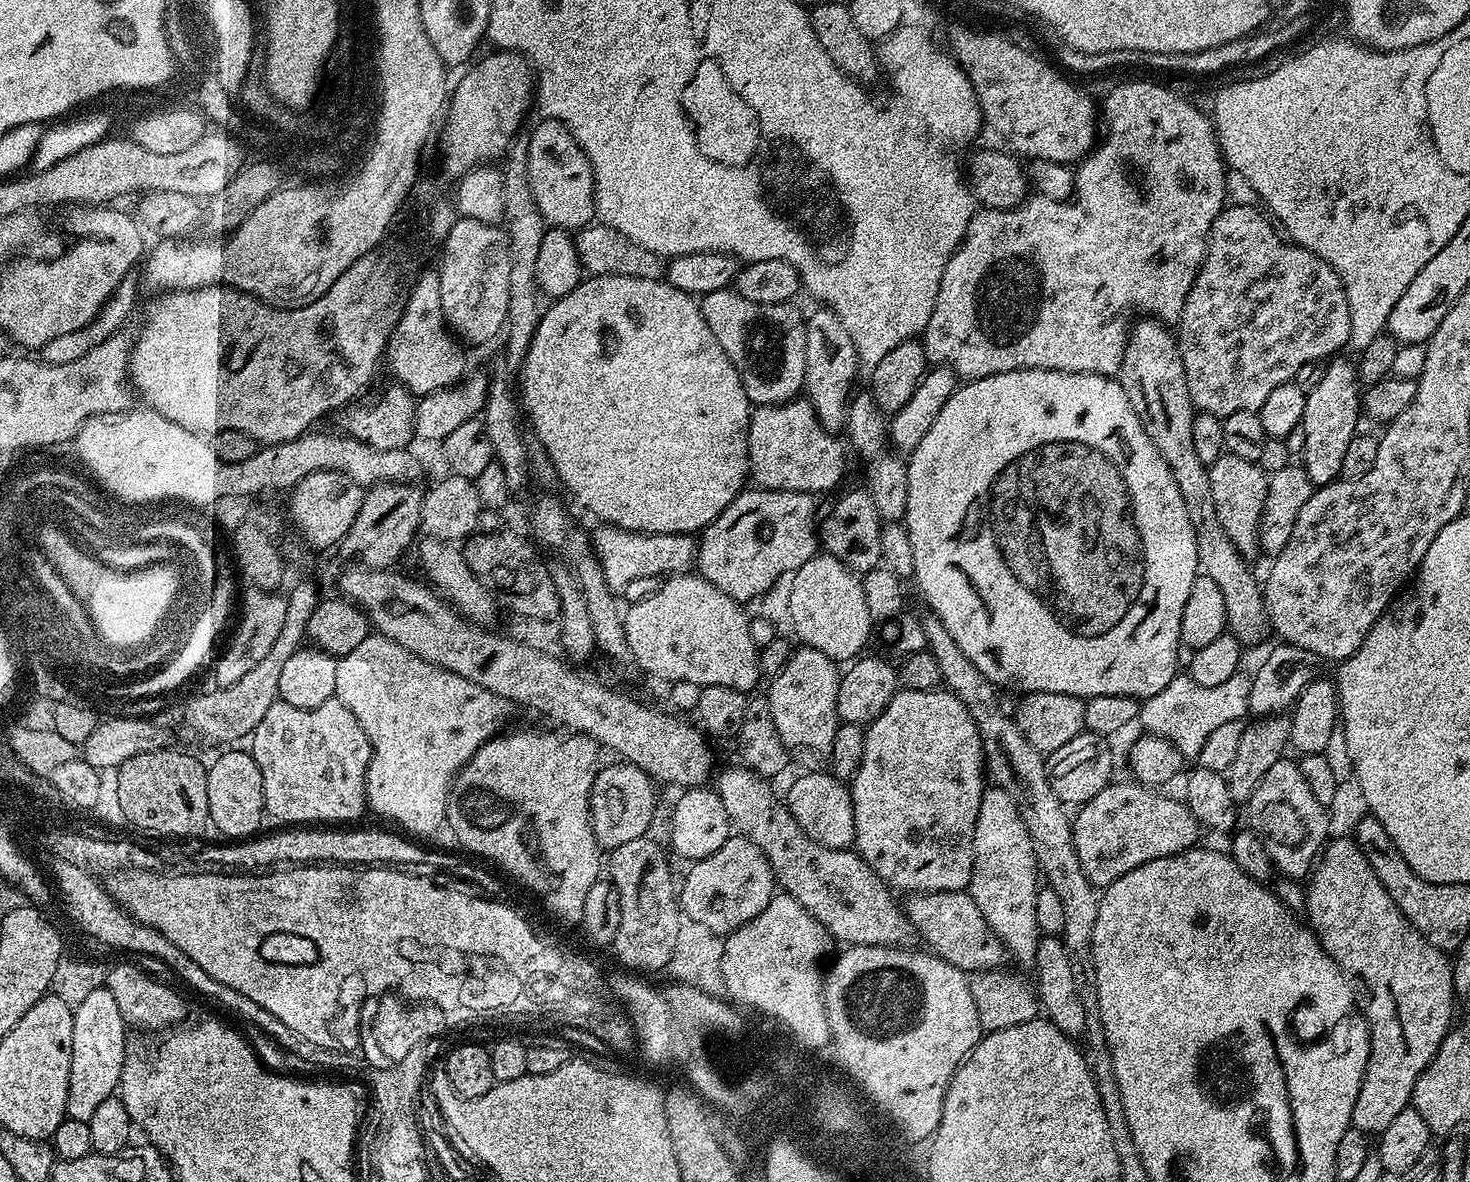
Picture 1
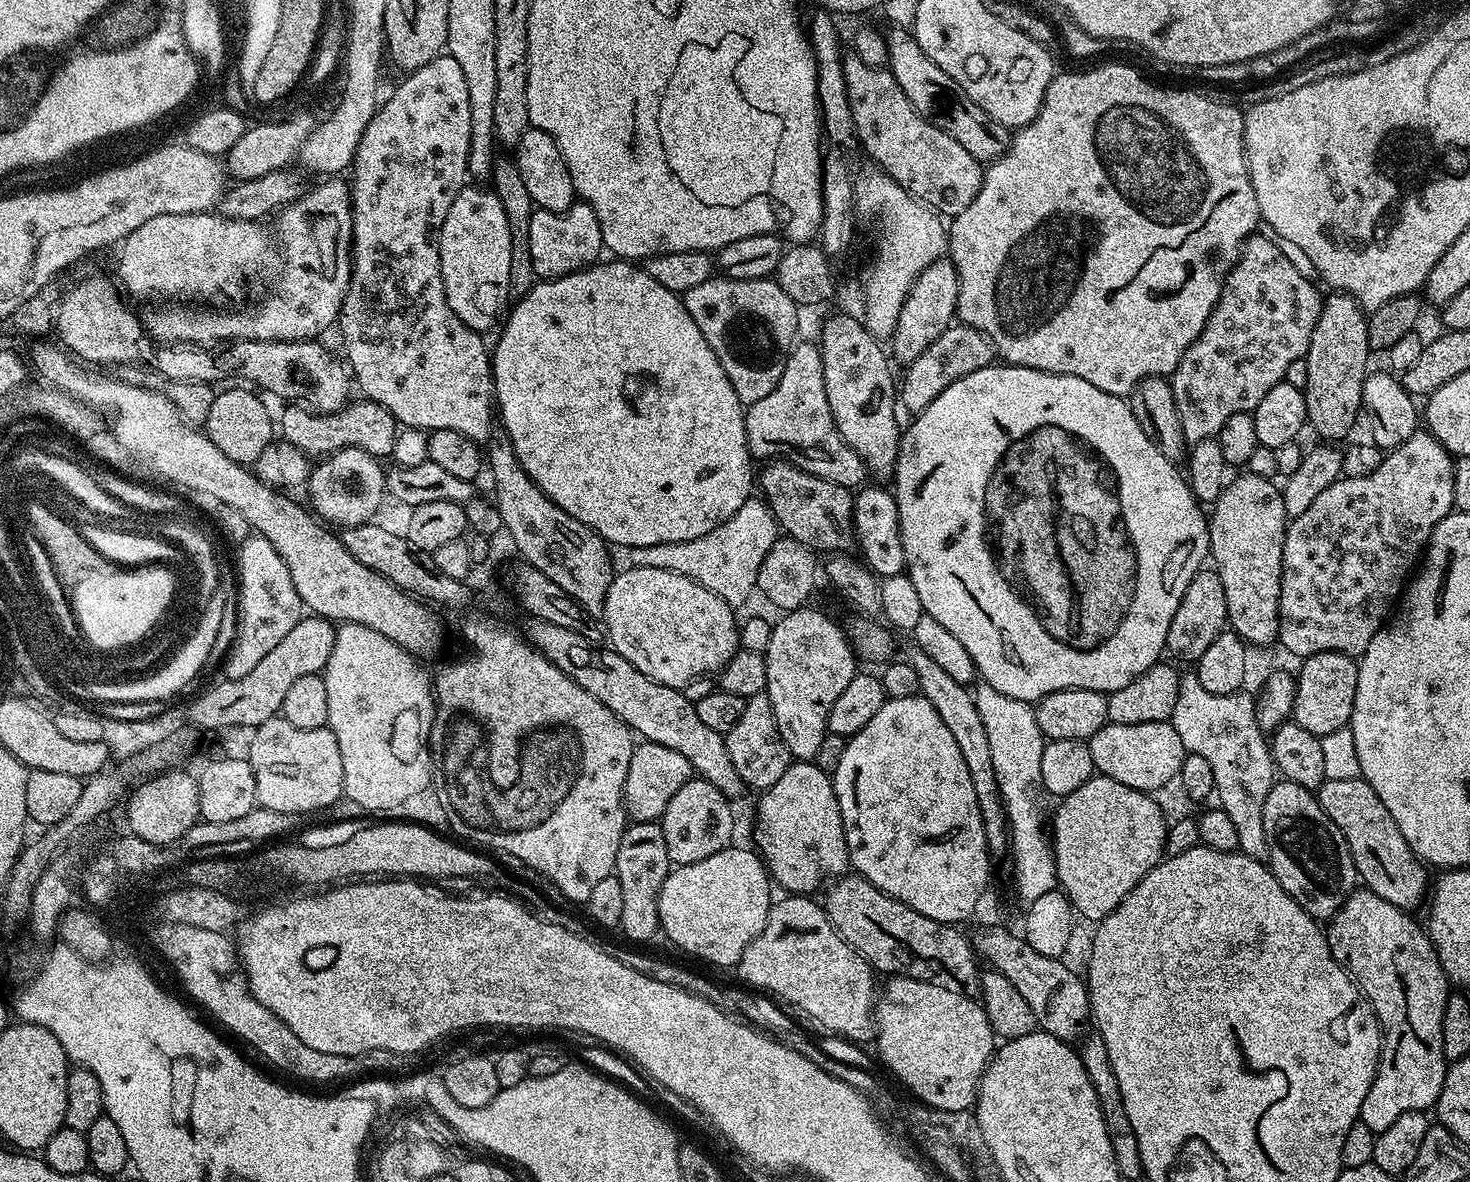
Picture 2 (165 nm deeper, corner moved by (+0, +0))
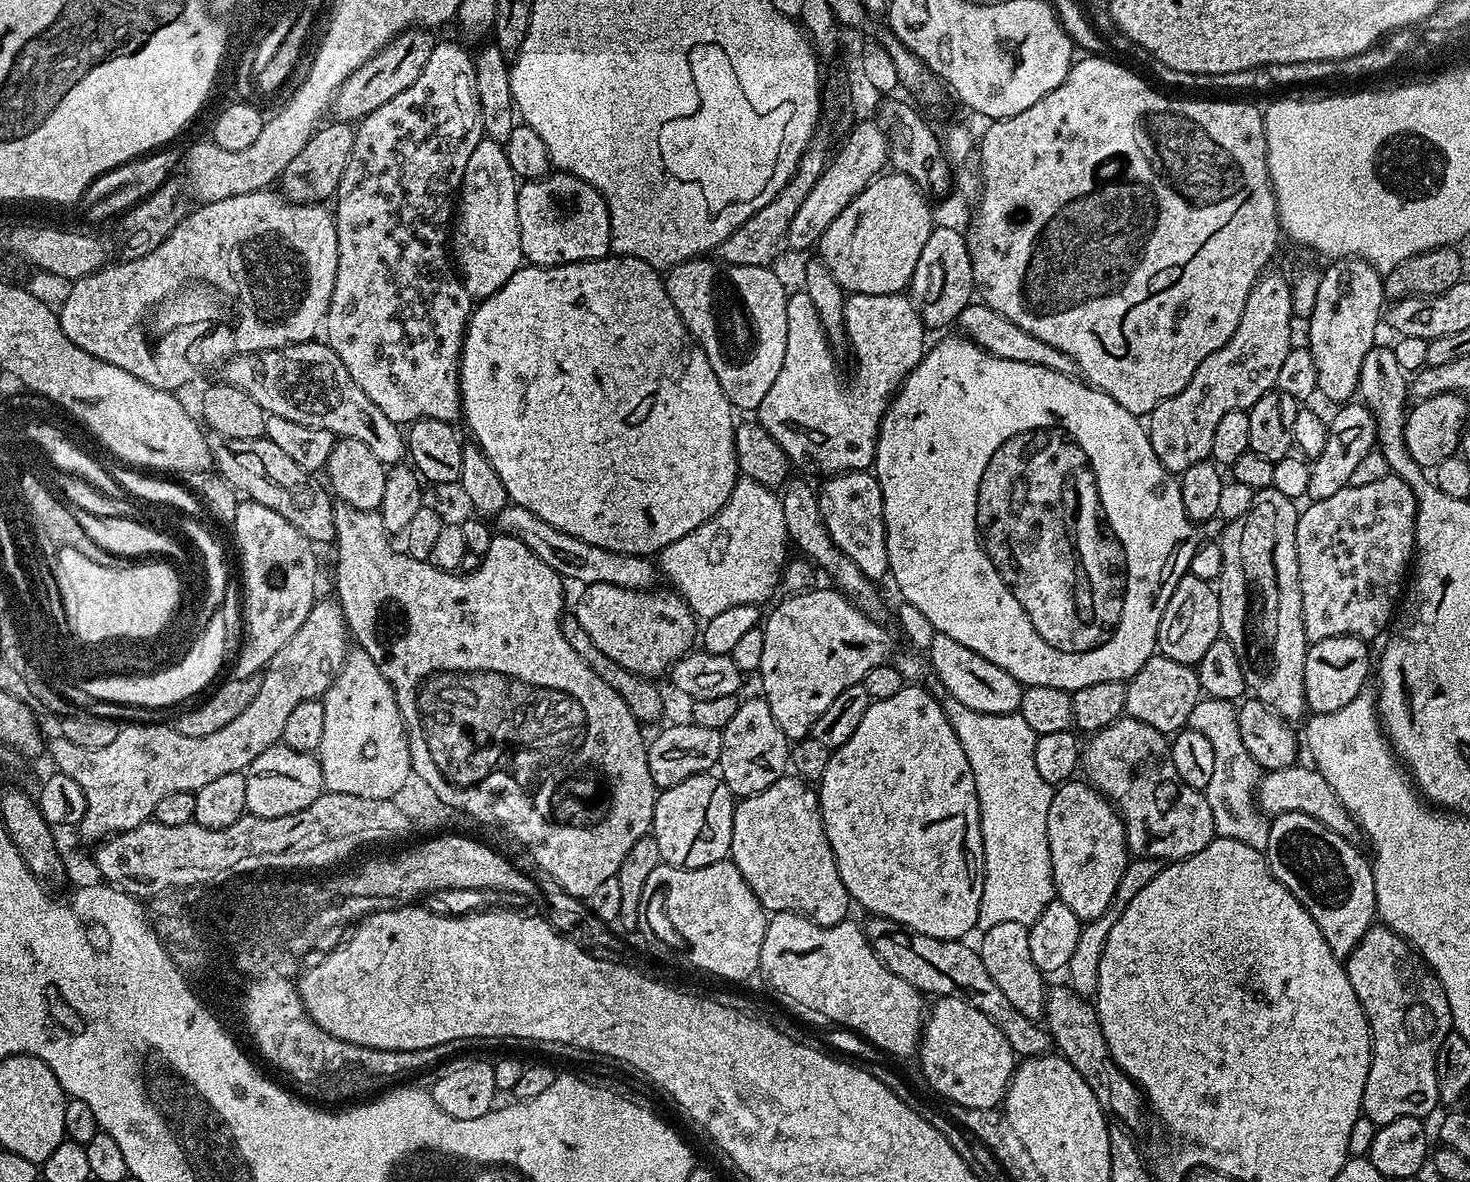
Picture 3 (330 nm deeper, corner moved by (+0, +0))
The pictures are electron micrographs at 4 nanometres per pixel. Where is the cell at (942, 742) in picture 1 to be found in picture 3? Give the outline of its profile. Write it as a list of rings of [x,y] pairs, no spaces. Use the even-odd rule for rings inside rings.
[[[905,686],[890,698],[871,701],[862,722],[858,722],[858,730],[854,730],[848,741],[829,755],[826,774],[822,774],[818,782],[818,795],[826,838],[830,842],[830,850],[834,850],[838,866],[838,878],[842,878],[842,886],[846,886],[848,899],[853,905],[861,904],[872,916],[890,918],[908,931],[926,934],[930,938],[964,940],[967,932],[977,927],[984,885],[984,847],[974,770],[970,770],[966,750],[962,750],[962,742],[958,742],[958,734],[954,734],[954,726],[950,726],[944,707],[935,695],[932,697],[924,686]]]

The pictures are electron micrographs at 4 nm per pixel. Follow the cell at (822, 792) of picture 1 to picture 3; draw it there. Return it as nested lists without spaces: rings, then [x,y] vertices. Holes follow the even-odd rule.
[[[785,774],[778,778],[778,782],[774,782],[774,786],[766,786],[766,790],[743,797],[736,804],[730,858],[738,866],[742,878],[746,878],[750,890],[754,890],[758,902],[762,902],[765,912],[793,912],[823,928],[849,919],[848,891],[846,886],[842,886],[842,878],[838,878],[834,850],[830,850],[830,842],[826,838],[820,813],[820,797],[817,789],[799,776]]]

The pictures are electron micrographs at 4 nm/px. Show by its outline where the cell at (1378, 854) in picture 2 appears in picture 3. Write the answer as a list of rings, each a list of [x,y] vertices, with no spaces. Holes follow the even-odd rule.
[[[1293,766],[1273,772],[1265,771],[1261,775],[1259,787],[1255,791],[1255,802],[1260,811],[1268,818],[1281,816],[1287,812],[1310,814],[1310,818],[1322,822],[1322,826],[1334,830],[1334,834],[1355,841],[1358,836],[1356,821],[1348,813],[1346,806],[1342,806],[1338,794],[1334,794],[1330,782],[1326,782],[1326,778],[1322,778],[1322,774],[1316,771],[1315,767],[1300,767]]]

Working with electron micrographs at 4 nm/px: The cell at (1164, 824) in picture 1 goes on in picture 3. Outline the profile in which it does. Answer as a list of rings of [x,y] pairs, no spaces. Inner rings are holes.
[[[1073,778],[1053,791],[1046,834],[1058,899],[1070,906],[1082,922],[1106,914],[1130,859],[1124,821],[1115,806],[1091,784]]]

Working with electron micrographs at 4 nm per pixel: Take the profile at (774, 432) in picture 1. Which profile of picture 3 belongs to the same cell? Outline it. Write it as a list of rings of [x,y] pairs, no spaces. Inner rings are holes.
[[[793,291],[786,306],[786,358],[782,358],[782,370],[778,370],[774,386],[770,386],[758,409],[758,423],[774,442],[778,442],[778,446],[782,446],[789,461],[819,478],[836,476],[839,472],[863,472],[875,465],[876,436],[888,409],[888,401],[895,396],[912,368],[918,366],[926,351],[924,323],[911,299],[904,294],[851,293],[844,301],[844,330],[847,343],[852,343],[856,351],[856,369],[849,384],[844,384],[836,369],[833,345],[828,342],[818,310],[814,310],[814,302],[810,302],[810,294]]]

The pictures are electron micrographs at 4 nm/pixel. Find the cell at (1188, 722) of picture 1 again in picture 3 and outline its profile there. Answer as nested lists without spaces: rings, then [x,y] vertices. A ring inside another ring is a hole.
[[[1205,697],[1195,704],[1188,724],[1205,735],[1214,749],[1214,773],[1204,793],[1214,815],[1217,837],[1242,842],[1252,849],[1265,851],[1269,844],[1271,821],[1264,816],[1255,802],[1255,791],[1259,787],[1262,769],[1243,745],[1236,709],[1231,701]]]

